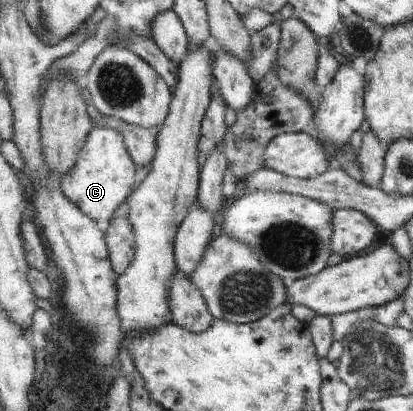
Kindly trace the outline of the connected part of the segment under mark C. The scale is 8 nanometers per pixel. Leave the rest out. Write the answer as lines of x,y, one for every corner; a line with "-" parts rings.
94,127
87,138
71,173
62,176
61,191
71,203
91,216
96,222
105,224
117,213
120,206
126,205
139,182
137,165
127,151
125,139
119,130
109,127

